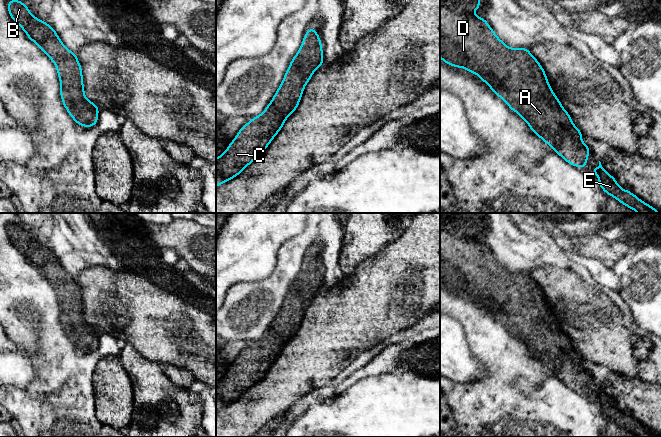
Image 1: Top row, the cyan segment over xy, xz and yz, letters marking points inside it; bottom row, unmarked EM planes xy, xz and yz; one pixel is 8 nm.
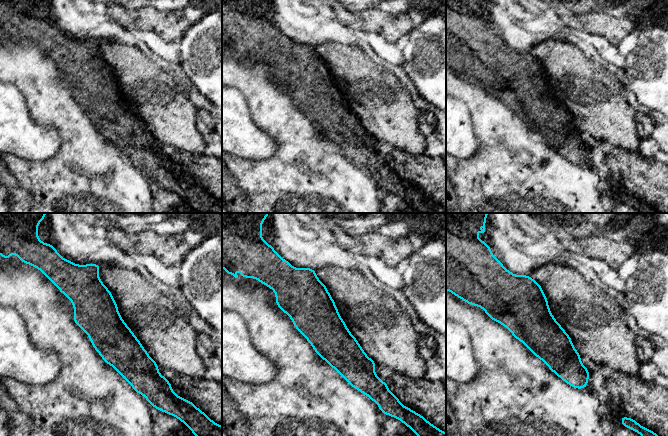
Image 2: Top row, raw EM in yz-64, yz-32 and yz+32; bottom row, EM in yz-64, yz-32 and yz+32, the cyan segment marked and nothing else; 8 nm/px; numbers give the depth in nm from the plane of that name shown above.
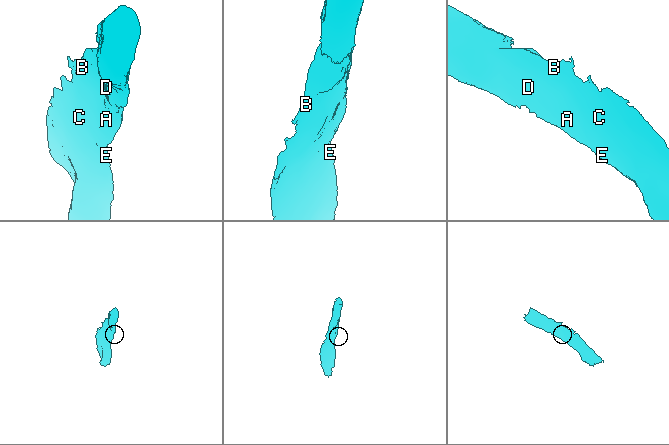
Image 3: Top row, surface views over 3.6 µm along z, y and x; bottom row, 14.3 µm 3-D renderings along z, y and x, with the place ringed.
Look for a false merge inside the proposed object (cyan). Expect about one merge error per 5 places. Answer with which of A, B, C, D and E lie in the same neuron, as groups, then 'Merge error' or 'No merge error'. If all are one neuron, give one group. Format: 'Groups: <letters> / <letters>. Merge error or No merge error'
Groups: A B C D E. No merge error

